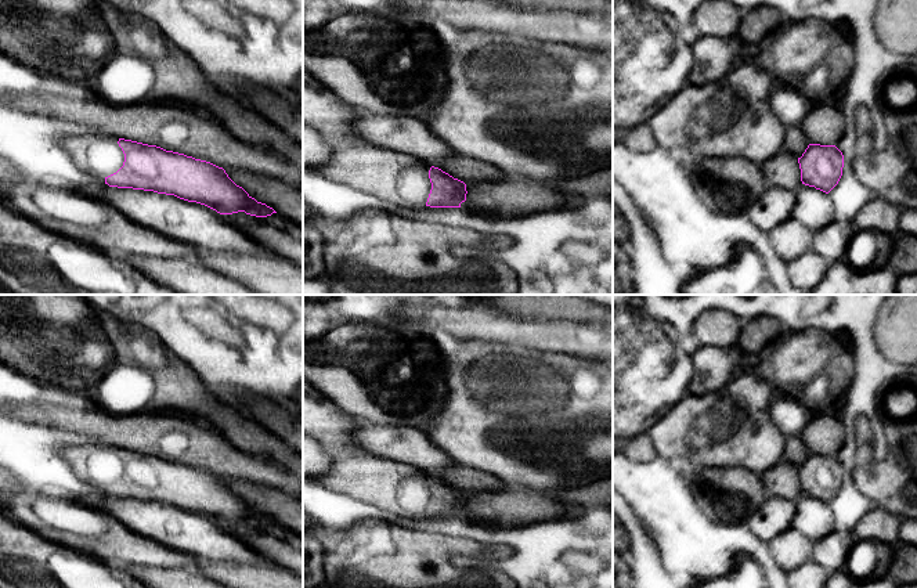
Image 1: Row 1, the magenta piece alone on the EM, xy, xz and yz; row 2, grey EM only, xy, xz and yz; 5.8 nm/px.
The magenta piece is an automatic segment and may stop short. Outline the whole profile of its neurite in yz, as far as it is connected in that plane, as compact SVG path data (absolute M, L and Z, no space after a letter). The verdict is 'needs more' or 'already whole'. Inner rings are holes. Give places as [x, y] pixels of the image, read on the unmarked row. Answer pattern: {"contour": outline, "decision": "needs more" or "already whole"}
{"contour": "M809 454L798 473L802 494L828 504L842 486L844 465L835 455Z", "decision": "already whole"}

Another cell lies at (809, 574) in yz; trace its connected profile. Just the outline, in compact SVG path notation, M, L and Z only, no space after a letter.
M809 559L786 576L788 588L822 588L830 574Z

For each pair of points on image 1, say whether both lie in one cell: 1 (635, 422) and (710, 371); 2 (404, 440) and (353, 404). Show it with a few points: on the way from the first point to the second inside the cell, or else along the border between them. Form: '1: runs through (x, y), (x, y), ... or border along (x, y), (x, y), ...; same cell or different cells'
1: border along (692, 356), (693, 378), (688, 392); different cells
2: border along (356, 418), (379, 424), (404, 424), (414, 428); different cells

